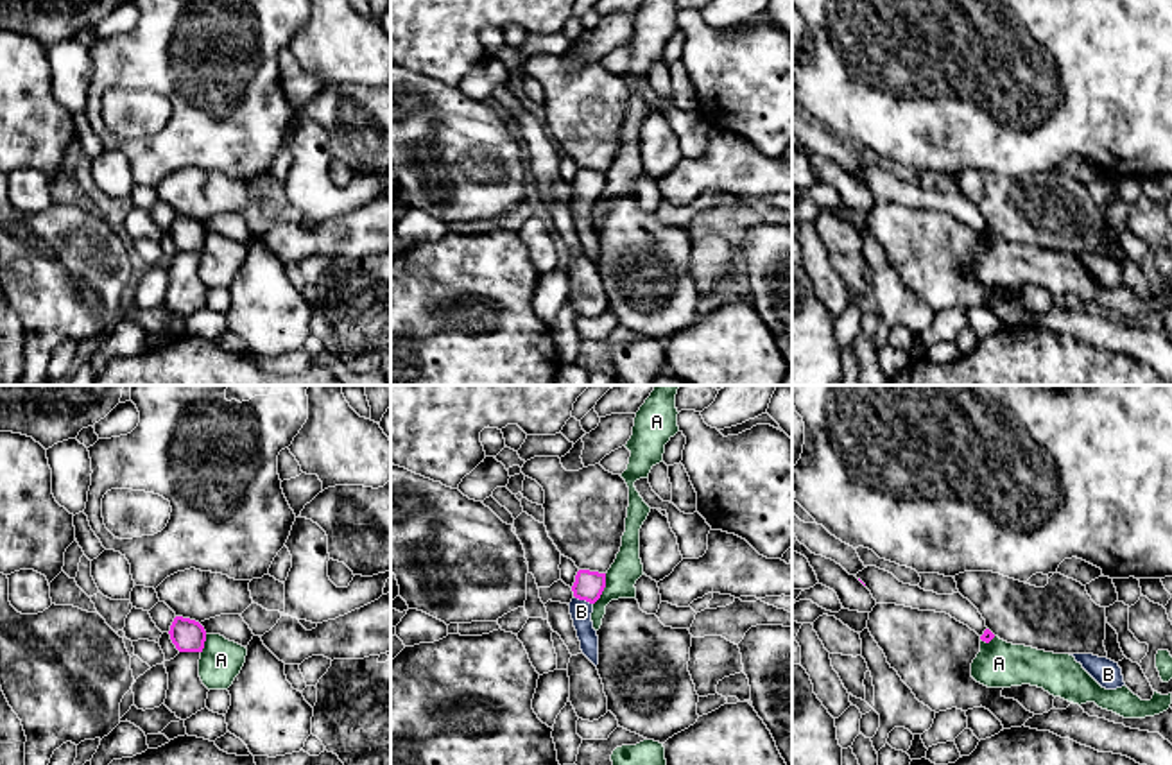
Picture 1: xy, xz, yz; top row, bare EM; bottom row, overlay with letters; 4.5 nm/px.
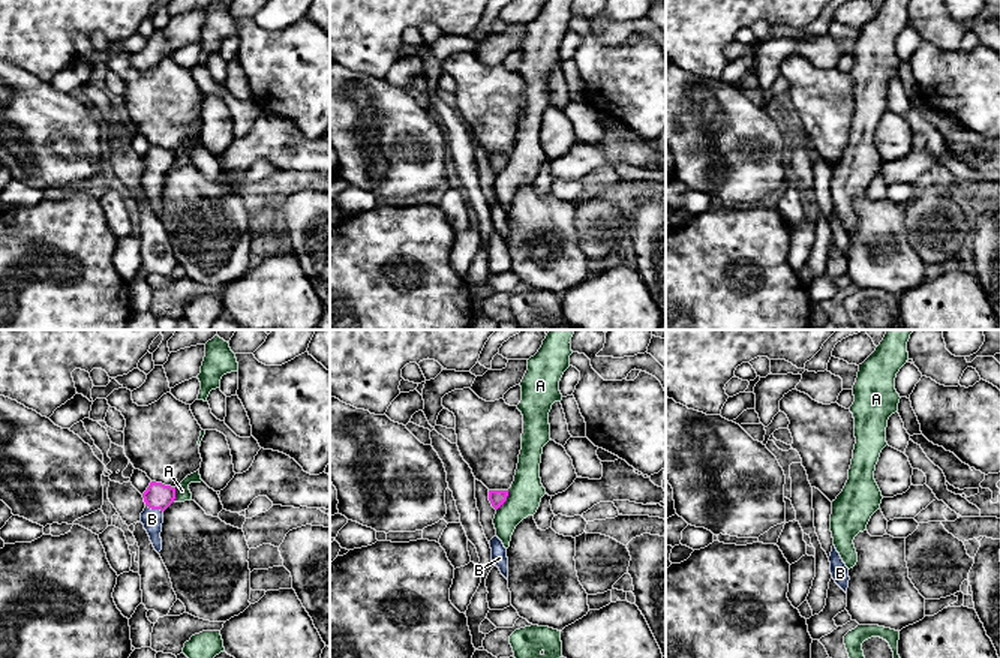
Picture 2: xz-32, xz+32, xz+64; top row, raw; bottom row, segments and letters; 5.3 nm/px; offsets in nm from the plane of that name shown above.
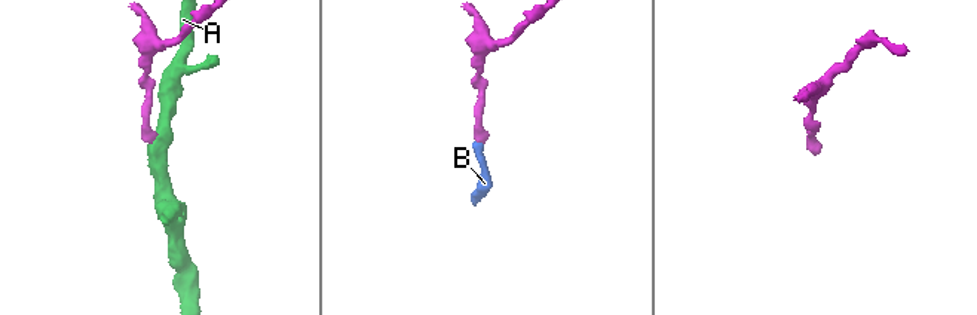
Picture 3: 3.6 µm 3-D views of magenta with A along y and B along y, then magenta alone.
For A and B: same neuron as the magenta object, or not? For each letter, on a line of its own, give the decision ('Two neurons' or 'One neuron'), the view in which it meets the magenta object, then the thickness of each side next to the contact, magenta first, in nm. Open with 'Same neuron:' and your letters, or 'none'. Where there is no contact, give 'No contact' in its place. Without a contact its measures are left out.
Same neuron: B
A: Two neurons. Touches magenta in xz. Thickness 130 nm (magenta) against 140 nm
B: One neuron. Touches magenta in xz. Thickness 130 nm (magenta) against 100 nm

